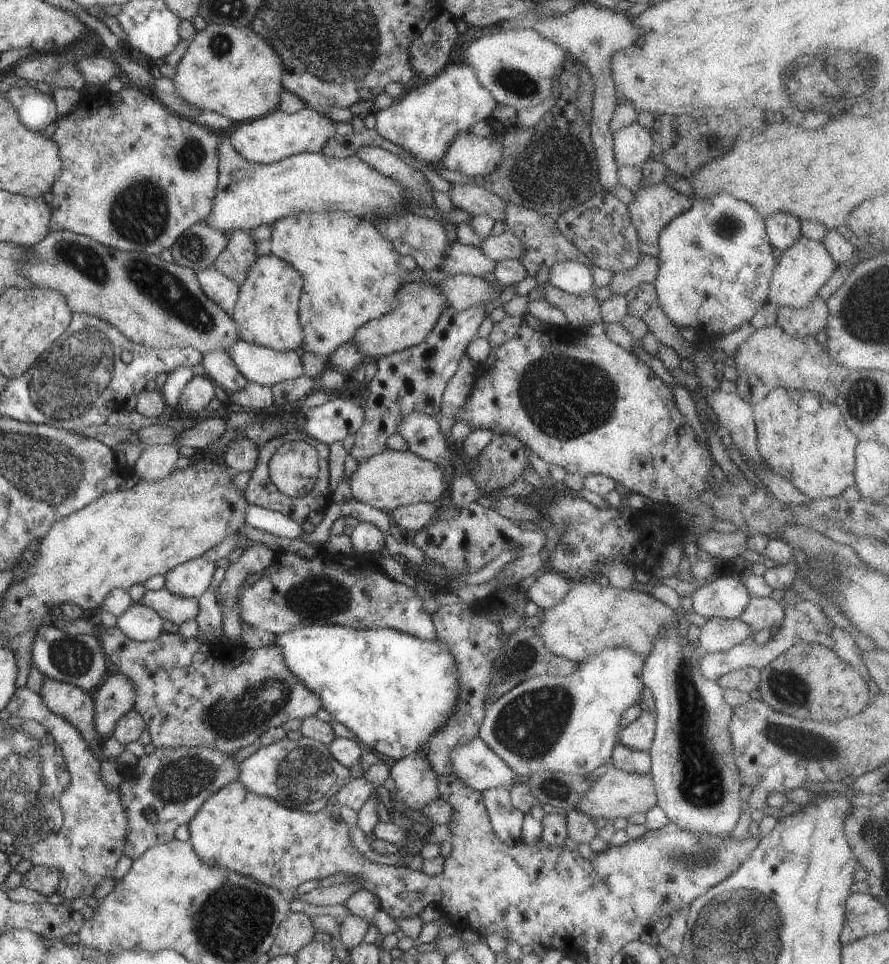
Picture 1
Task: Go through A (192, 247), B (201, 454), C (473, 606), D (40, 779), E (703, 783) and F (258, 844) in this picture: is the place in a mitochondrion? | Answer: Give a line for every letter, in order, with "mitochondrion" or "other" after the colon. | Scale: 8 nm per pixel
A: mitochondrion
B: other
C: other
D: mitochondrion
E: mitochondrion
F: other

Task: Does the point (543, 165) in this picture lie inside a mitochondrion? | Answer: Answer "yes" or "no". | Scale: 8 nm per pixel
yes

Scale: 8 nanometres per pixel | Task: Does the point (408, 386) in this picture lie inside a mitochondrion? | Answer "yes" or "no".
no

